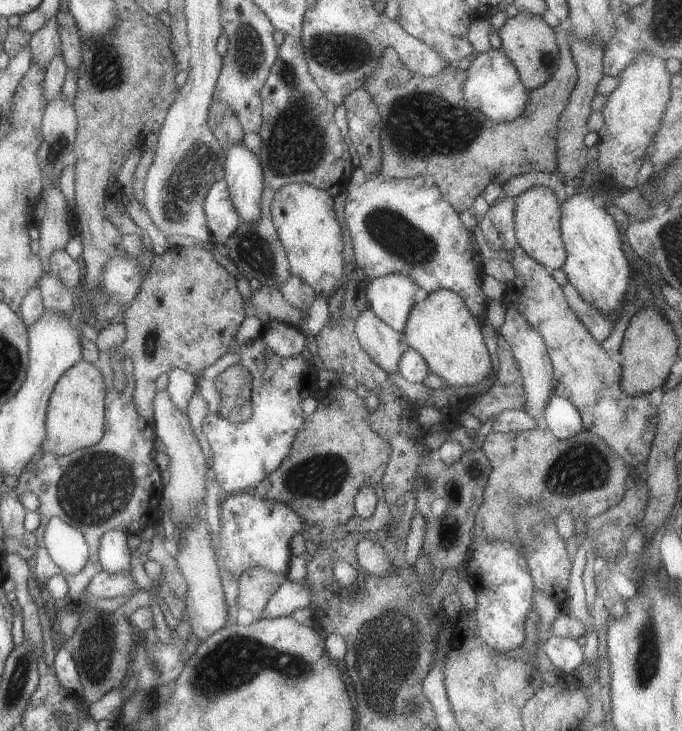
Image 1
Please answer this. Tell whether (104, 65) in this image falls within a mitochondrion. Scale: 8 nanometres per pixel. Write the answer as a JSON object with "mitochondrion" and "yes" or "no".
{"mitochondrion":"yes"}

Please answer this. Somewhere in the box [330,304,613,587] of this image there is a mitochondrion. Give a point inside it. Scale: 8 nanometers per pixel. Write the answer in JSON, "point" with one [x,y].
{"point":[450,528]}

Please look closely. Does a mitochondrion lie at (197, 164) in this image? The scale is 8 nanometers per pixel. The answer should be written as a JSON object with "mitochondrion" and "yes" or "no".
{"mitochondrion":"yes"}

